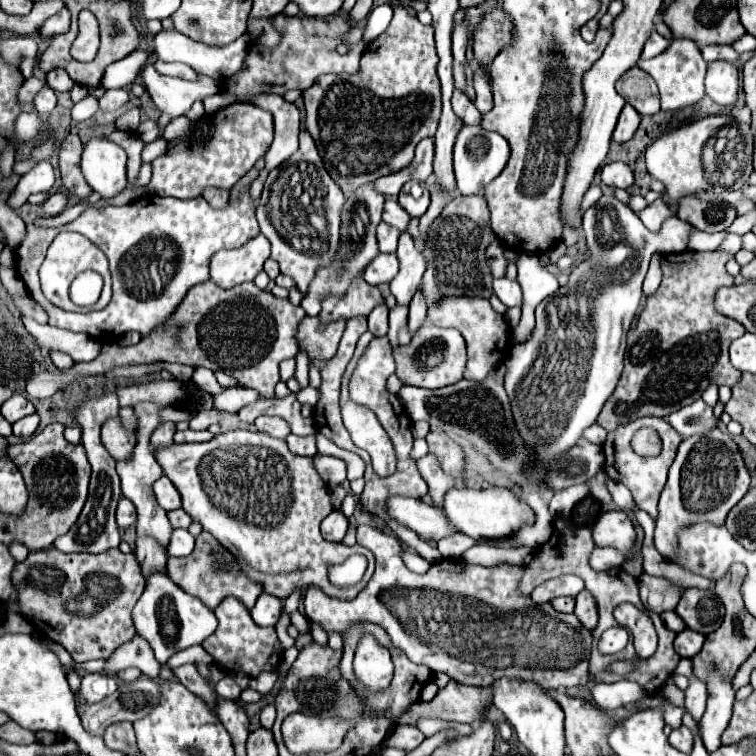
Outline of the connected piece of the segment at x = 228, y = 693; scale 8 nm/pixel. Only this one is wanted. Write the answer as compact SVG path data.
M231 675L223 677L223 679L215 685L215 691L219 696L231 701L237 701L239 695L241 695L241 687L235 683L235 679L233 679Z

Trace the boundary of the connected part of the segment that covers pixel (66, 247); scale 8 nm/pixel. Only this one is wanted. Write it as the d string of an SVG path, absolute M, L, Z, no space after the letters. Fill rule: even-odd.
M59 233L59 235L53 239L53 243L51 243L51 247L49 247L49 251L47 251L47 257L45 257L45 261L43 261L41 269L39 269L39 275L41 275L41 289L43 289L45 297L47 297L53 305L57 305L57 307L61 307L61 309L87 313L87 311L103 309L103 307L109 303L109 299L111 299L111 275L109 275L107 259L105 259L105 255L99 251L99 247L93 245L93 243L89 243L89 239L85 239L85 235L81 235L81 233ZM85 269L97 271L97 273L103 277L105 285L103 285L103 293L101 293L99 301L97 301L95 305L91 305L91 307L77 307L77 305L73 305L73 301L69 299L69 285L71 285L71 281L77 277L77 273L81 273L81 271L85 271Z

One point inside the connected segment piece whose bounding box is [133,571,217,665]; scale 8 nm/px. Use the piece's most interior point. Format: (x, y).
(167, 618)

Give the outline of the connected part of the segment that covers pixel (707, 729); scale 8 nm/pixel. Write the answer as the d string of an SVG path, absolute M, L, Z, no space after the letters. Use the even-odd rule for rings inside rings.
M717 673L709 675L707 679L707 691L709 691L709 699L707 699L707 711L701 717L701 739L703 745L709 753L713 753L715 749L721 747L721 735L729 725L731 719L731 707L733 707L733 689L731 689L731 681L721 679Z

